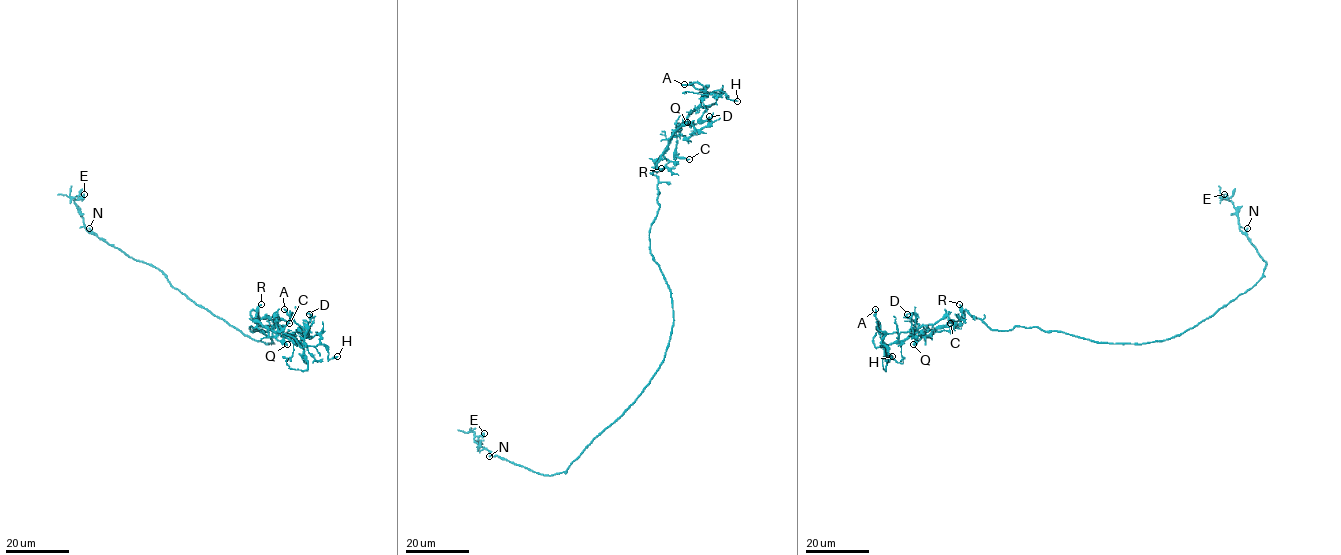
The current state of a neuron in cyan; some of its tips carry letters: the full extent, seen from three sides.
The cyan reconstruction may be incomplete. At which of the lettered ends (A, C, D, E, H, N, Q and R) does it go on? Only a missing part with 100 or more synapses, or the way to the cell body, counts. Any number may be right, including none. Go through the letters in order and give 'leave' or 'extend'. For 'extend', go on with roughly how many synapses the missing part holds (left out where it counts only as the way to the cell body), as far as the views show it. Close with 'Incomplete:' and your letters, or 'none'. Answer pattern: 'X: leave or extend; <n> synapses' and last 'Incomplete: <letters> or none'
A: leave
C: leave
D: leave
E: leave
H: leave
N: leave
Q: leave
R: leave
Incomplete: none

